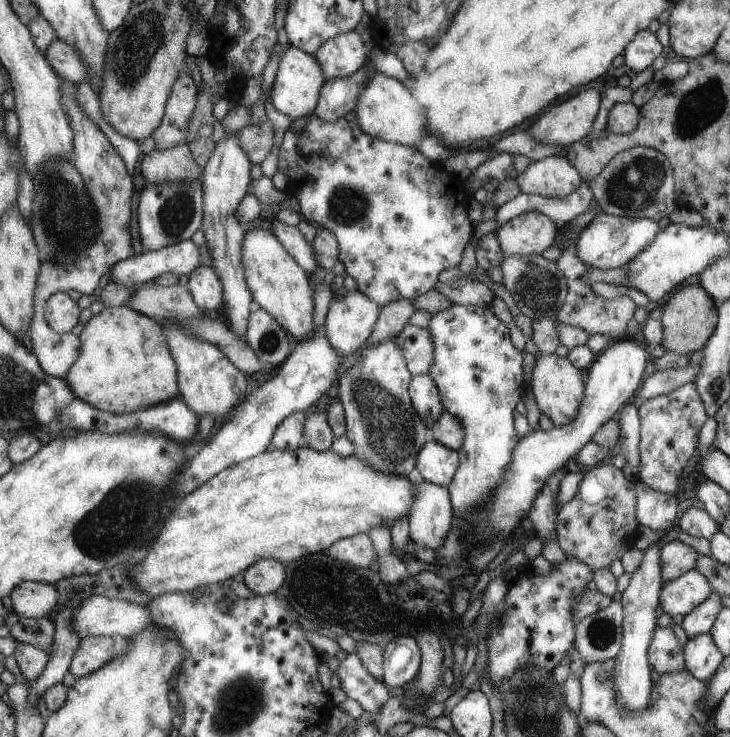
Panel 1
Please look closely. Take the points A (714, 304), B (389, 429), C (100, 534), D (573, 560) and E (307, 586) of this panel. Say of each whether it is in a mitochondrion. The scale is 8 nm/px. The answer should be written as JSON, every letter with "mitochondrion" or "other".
{"A":"other","B":"mitochondrion","C":"mitochondrion","D":"other","E":"mitochondrion"}

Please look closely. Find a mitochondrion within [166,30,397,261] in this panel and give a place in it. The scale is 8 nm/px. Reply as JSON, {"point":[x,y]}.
{"point":[347,205]}

